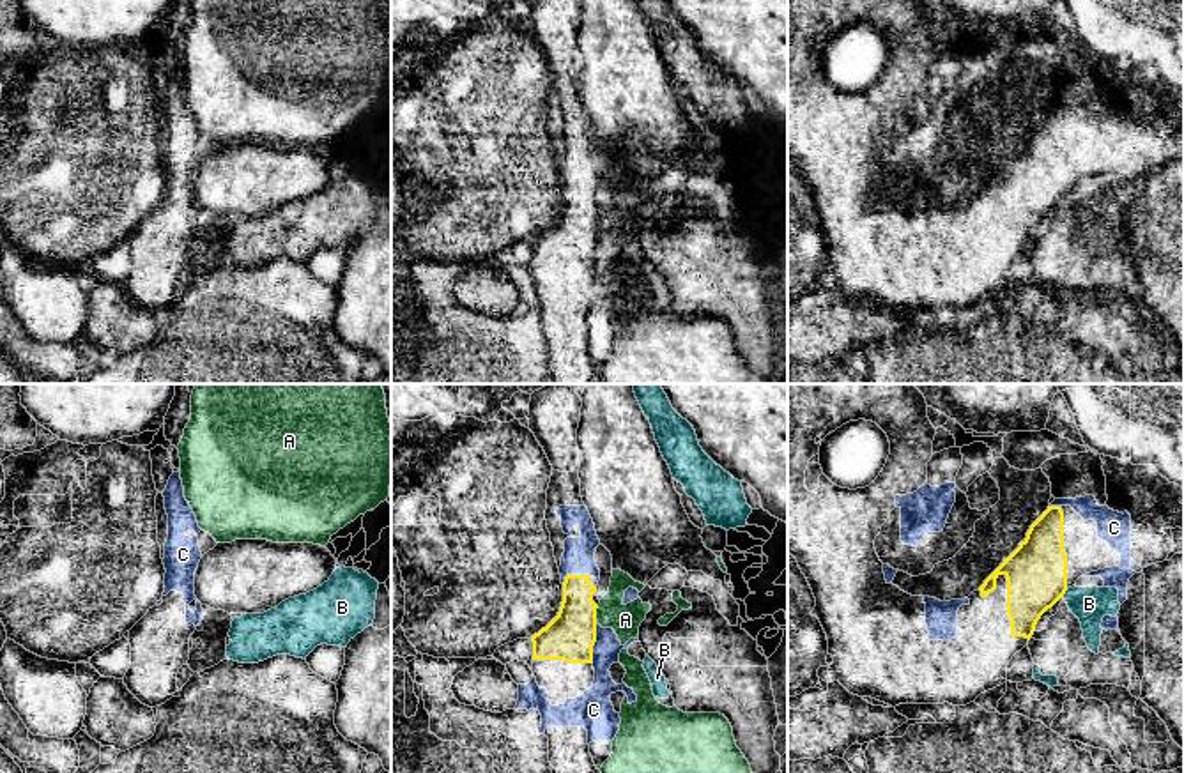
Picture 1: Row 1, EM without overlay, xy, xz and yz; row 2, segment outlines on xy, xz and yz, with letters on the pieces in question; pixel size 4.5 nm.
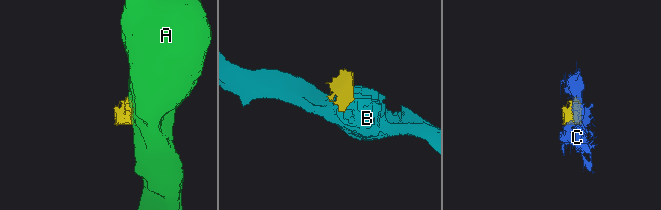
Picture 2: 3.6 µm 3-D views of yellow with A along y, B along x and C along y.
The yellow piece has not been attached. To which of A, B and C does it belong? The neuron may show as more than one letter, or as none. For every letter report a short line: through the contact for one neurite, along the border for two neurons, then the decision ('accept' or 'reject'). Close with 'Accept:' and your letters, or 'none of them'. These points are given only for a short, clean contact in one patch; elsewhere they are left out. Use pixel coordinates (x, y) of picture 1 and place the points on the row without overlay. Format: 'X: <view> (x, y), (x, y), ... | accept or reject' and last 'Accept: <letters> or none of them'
A: xz (599, 209), (595, 223) | reject
B: yz (1068, 193), (1062, 200) | reject
C: accept
Accept: C

